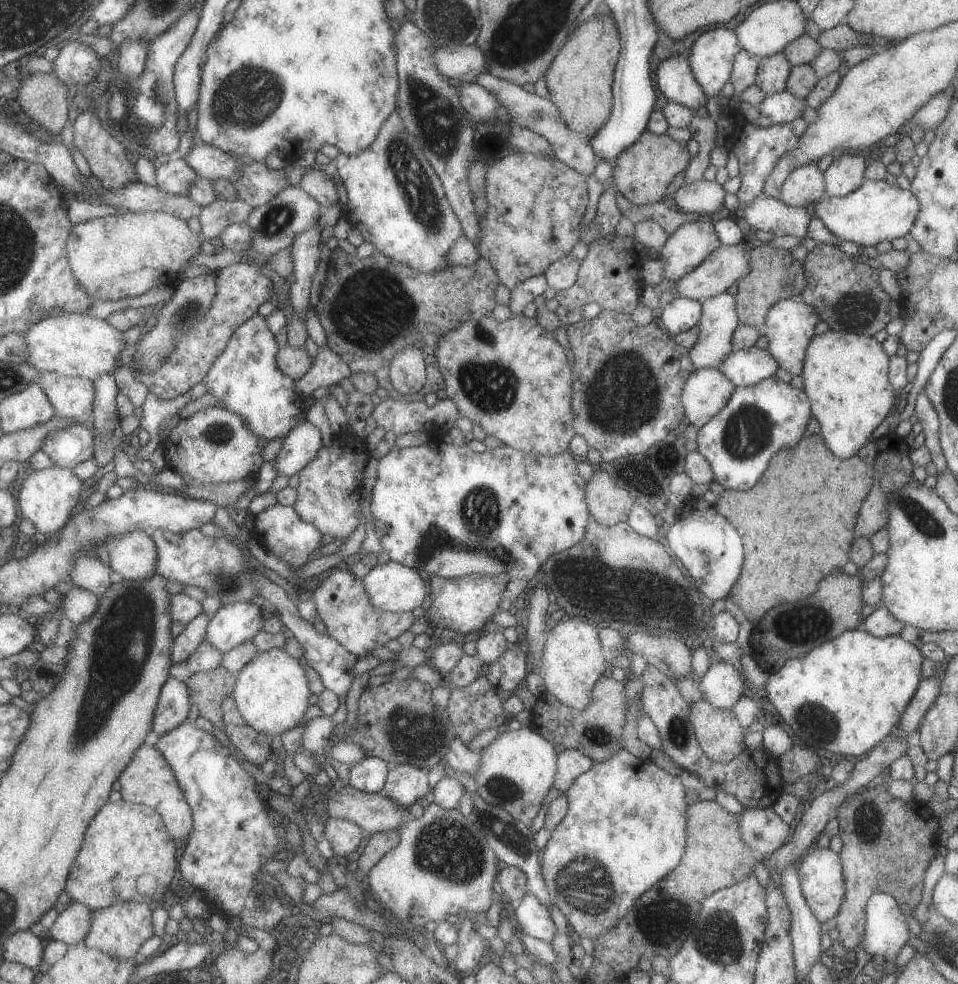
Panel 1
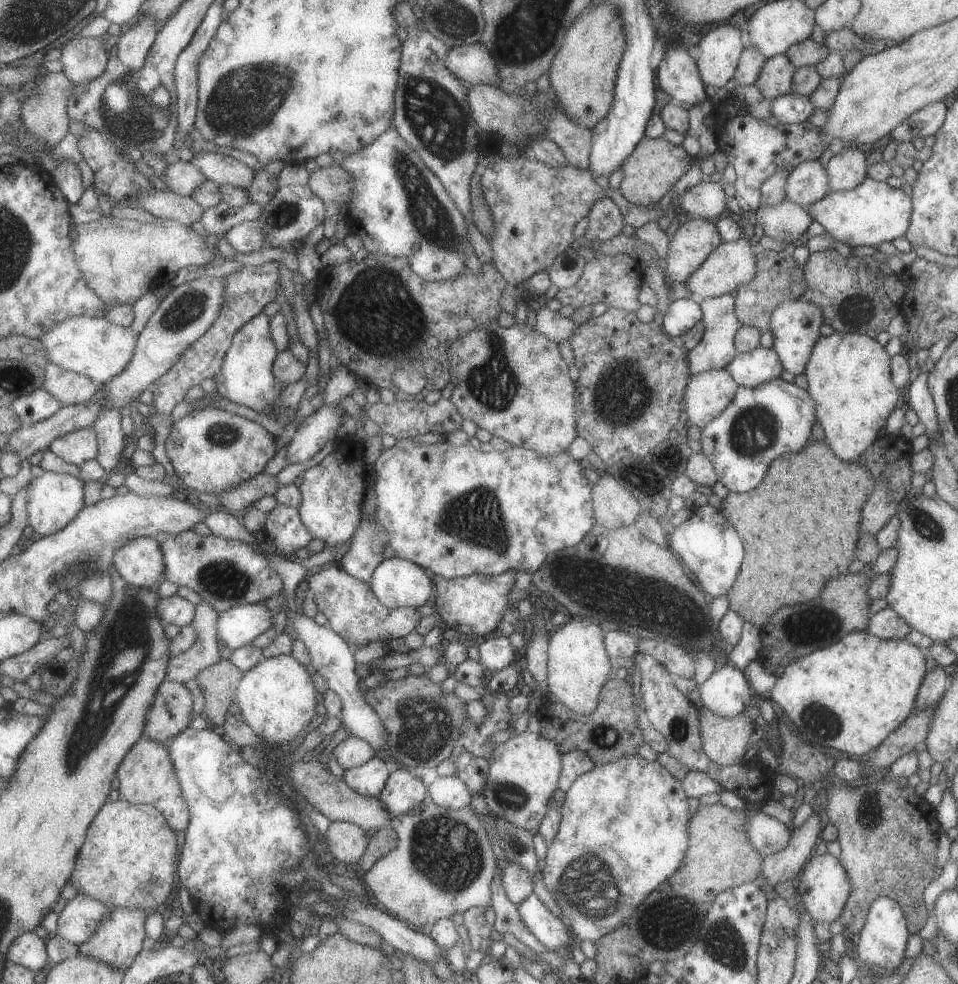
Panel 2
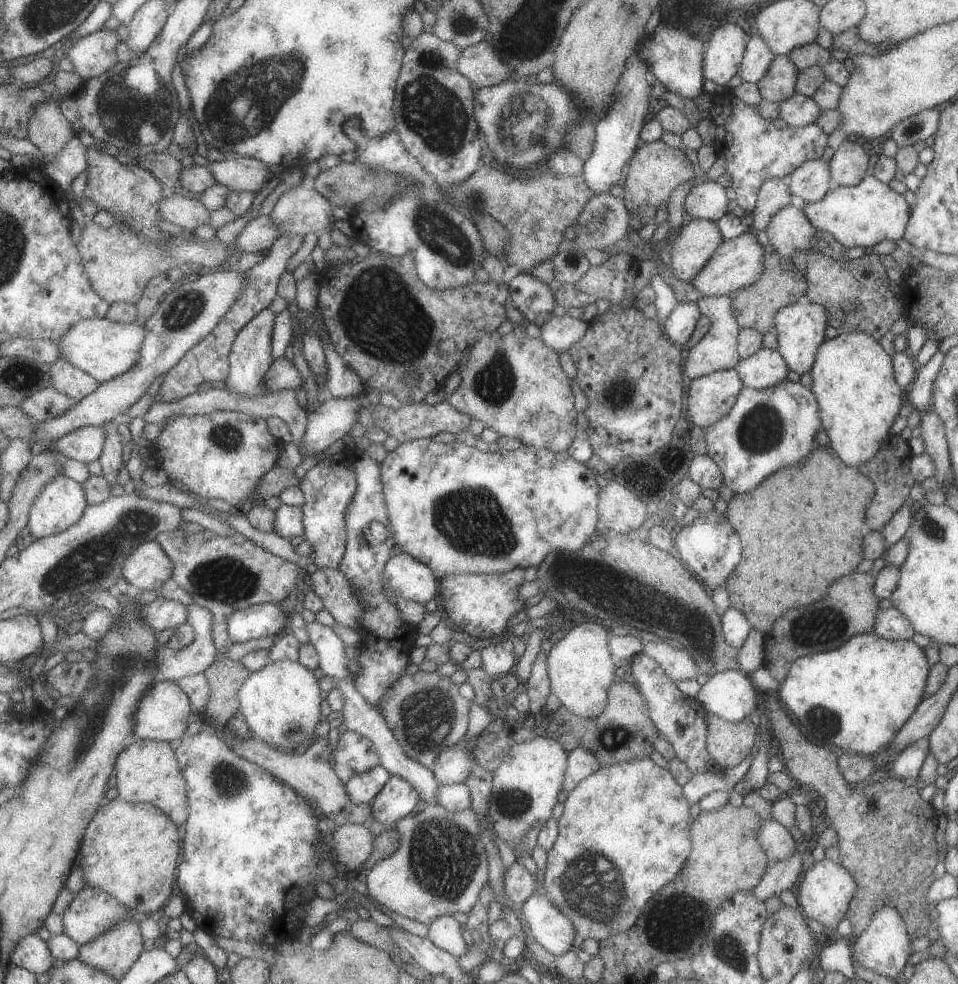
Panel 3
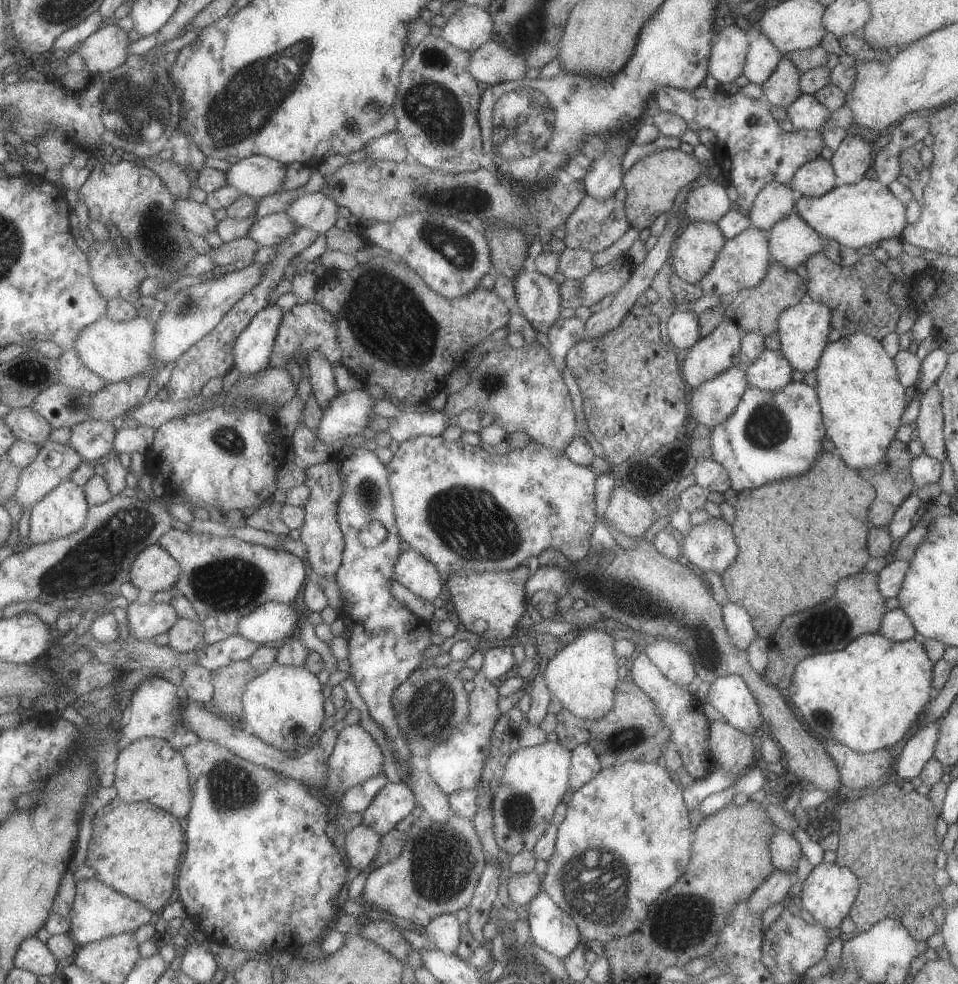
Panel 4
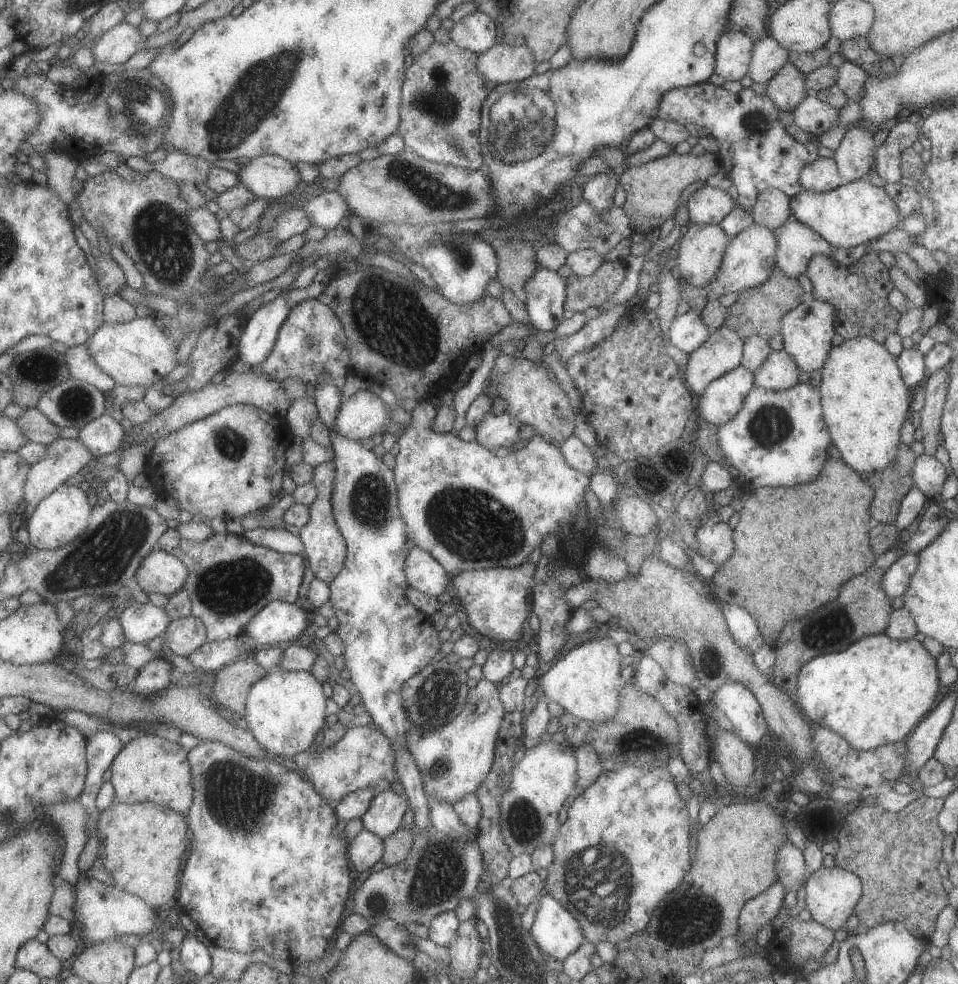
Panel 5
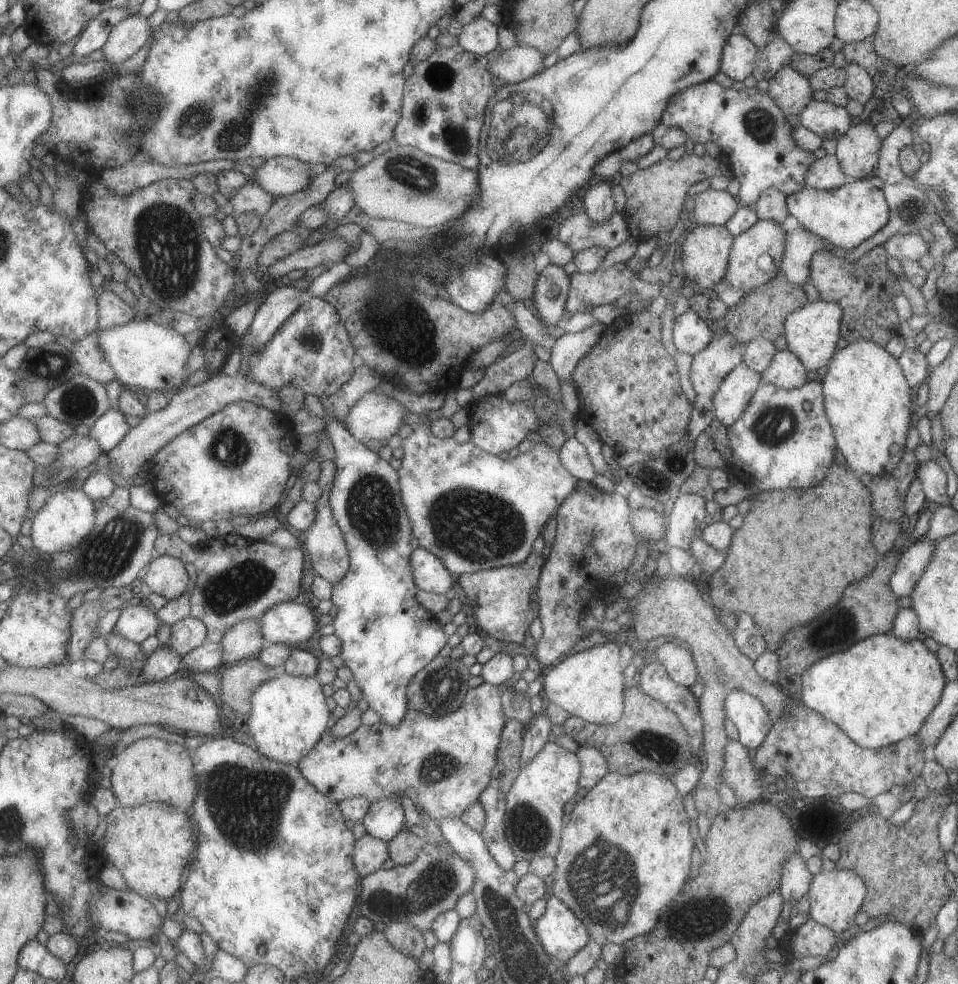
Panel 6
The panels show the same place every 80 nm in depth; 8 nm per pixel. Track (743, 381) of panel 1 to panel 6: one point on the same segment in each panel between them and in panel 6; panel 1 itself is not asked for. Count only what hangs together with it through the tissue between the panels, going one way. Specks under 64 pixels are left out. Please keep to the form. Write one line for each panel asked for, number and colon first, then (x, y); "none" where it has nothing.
2: (750, 369)
3: (766, 368)
4: (770, 371)
5: (778, 371)
6: (785, 370)

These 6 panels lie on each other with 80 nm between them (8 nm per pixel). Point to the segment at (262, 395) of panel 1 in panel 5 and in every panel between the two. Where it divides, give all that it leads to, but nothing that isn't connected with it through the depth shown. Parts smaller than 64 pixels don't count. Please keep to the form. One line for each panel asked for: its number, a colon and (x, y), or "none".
2: (247, 377)
3: (252, 356)
4: (254, 348)
5: (261, 331)

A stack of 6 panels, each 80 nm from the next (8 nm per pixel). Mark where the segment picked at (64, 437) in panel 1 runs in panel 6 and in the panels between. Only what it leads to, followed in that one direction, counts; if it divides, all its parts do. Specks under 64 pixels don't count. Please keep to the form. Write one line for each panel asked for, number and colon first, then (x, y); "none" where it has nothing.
2: (83, 445)
3: (86, 444)
4: (94, 439)
5: (105, 435)
6: (112, 427)

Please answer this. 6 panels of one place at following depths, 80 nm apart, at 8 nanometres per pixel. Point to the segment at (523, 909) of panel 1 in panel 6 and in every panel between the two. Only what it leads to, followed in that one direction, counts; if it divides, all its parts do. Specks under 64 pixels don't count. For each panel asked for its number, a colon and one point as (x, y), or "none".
2: (547, 928)
3: (550, 928)
4: (550, 928)
5: (555, 931)
6: (560, 932)

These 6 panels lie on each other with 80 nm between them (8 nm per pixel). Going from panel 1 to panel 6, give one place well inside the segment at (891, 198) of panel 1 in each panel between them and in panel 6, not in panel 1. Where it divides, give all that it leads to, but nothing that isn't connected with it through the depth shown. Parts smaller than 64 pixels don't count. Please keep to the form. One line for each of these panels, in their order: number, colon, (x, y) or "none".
2: (873, 212)
3: (862, 215)
4: (860, 214)
5: (854, 213)
6: (845, 217)

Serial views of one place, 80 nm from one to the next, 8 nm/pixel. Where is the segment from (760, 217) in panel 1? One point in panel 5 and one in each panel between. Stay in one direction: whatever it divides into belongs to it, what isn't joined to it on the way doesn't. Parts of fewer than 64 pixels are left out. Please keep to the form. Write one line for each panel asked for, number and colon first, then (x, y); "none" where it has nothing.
2: (785, 221)
3: (788, 232)
4: (791, 241)
5: (795, 243)

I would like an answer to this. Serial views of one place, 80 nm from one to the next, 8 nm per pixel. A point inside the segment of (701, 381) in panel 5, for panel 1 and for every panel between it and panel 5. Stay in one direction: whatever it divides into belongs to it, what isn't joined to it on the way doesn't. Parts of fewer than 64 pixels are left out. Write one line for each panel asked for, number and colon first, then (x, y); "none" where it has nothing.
1: (718, 319)
2: (716, 348)
3: (716, 351)
4: (717, 351)

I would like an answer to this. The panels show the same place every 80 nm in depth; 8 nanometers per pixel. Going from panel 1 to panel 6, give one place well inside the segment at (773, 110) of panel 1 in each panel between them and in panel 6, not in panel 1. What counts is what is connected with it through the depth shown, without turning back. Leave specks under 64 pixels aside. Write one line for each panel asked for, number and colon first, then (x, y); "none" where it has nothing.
2: (792, 108)
3: (798, 110)
4: (806, 113)
5: (811, 115)
6: (826, 120)

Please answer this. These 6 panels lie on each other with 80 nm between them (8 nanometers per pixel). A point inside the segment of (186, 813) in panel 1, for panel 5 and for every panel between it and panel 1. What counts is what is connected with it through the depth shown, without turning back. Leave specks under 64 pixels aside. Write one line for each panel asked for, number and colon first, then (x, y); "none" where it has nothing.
2: (148, 776)
3: (148, 771)
4: (150, 769)
5: (152, 768)

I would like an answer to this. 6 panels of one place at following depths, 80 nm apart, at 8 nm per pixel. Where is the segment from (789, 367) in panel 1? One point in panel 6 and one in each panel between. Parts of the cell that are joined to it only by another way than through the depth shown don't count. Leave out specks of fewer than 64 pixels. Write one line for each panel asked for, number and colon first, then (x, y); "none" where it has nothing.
2: (794, 325)
3: (798, 328)
4: (803, 328)
5: (806, 330)
6: (811, 332)

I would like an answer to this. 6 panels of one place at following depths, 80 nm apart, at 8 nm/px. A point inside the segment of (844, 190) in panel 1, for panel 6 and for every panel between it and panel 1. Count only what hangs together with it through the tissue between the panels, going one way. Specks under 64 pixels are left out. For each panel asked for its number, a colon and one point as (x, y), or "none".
2: (847, 169)
3: (848, 164)
4: (853, 156)
5: (853, 157)
6: (857, 151)

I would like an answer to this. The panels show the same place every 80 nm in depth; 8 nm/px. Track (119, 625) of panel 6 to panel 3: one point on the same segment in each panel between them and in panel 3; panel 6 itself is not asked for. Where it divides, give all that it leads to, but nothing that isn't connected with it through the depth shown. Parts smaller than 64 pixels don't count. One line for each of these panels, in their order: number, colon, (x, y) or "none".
3: (160, 614)
4: (146, 619)
5: (142, 622)

